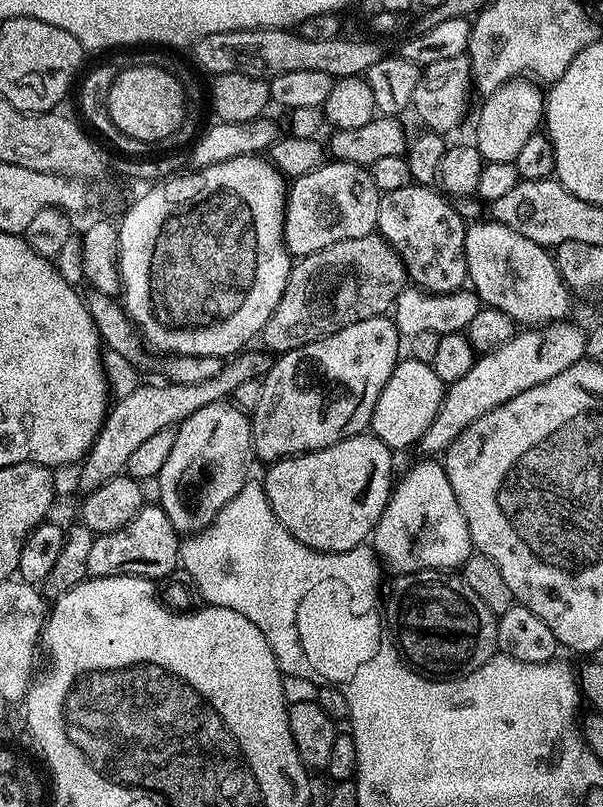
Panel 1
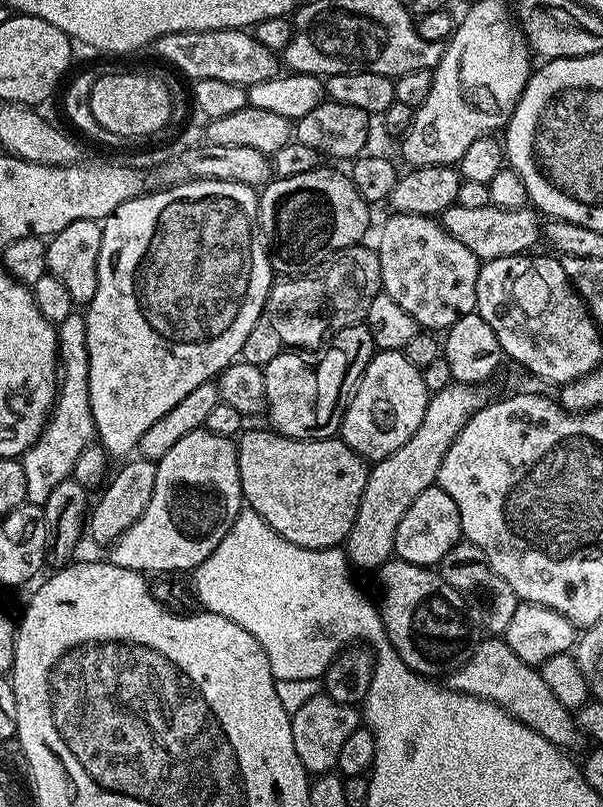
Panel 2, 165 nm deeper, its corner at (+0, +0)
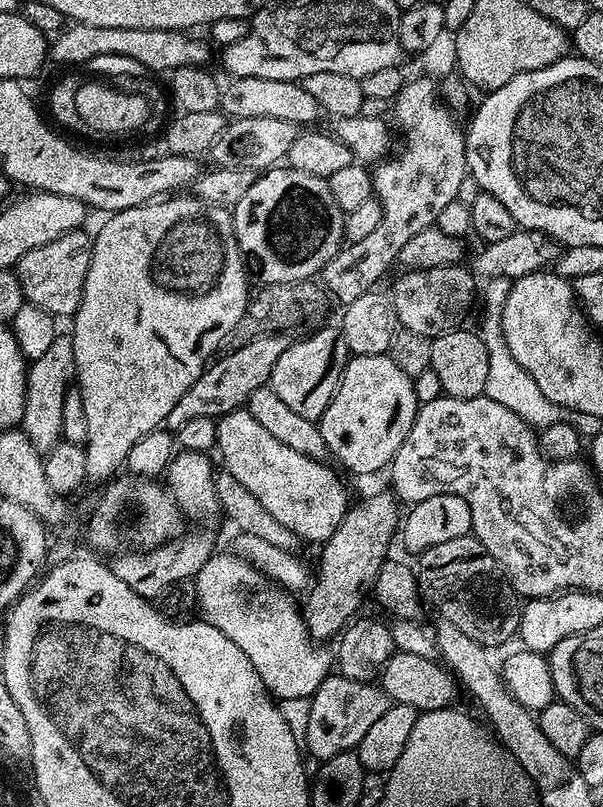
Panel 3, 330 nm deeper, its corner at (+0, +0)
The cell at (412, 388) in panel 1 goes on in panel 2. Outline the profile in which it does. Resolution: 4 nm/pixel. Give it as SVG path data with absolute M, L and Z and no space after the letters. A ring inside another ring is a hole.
M377 351L346 406L340 423L339 439L350 446L350 450L364 457L365 461L375 462L386 458L394 454L402 442L409 440L414 430L418 430L426 414L429 395L423 371L416 368L403 351Z

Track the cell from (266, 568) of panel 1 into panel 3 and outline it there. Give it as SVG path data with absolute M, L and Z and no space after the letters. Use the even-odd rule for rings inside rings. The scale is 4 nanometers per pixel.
M214 554L202 566L202 570L194 577L196 585L196 602L199 615L205 624L214 626L250 658L254 670L258 670L258 678L264 680L266 690L277 701L301 700L307 701L318 690L323 680L329 679L333 671L334 660L327 647L321 646L319 650L312 650L317 641L308 635L308 627L304 624L304 617L298 604L291 600L293 598L279 584L273 583L253 563L249 563L243 556L230 554L220 556Z

